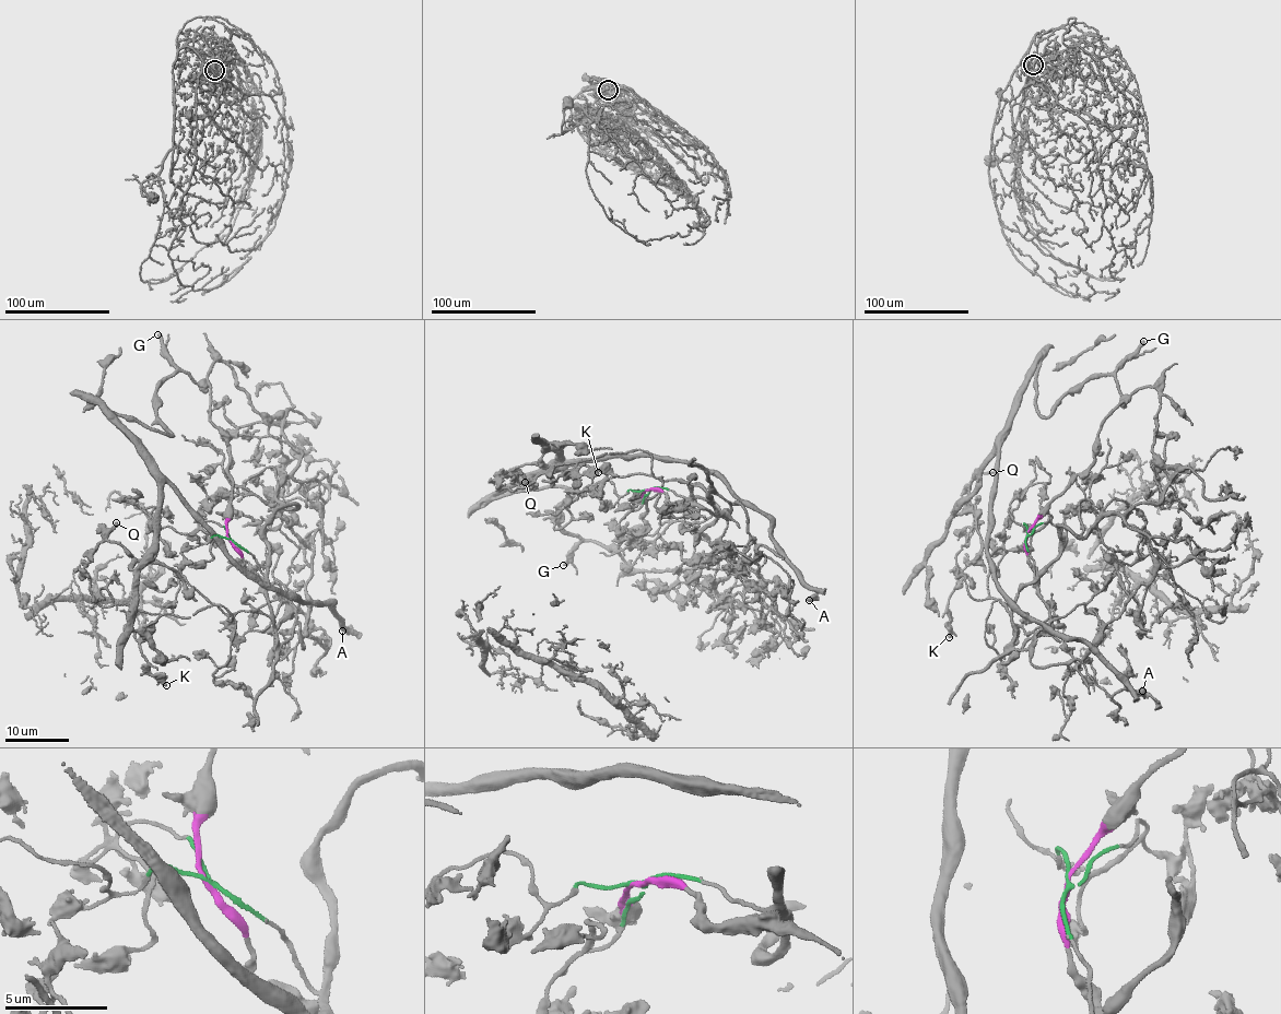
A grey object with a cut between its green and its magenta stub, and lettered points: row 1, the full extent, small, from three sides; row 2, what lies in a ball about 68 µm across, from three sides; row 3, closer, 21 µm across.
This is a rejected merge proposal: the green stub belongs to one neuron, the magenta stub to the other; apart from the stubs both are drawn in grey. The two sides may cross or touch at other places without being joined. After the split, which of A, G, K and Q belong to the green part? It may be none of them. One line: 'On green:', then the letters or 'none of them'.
On green: K

